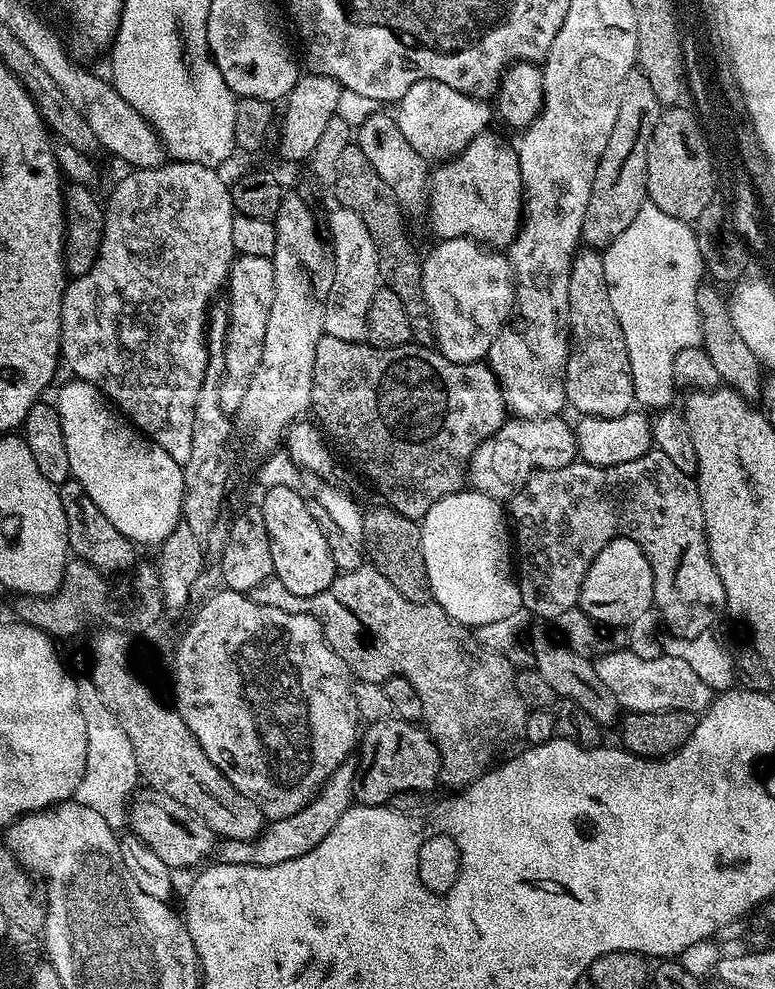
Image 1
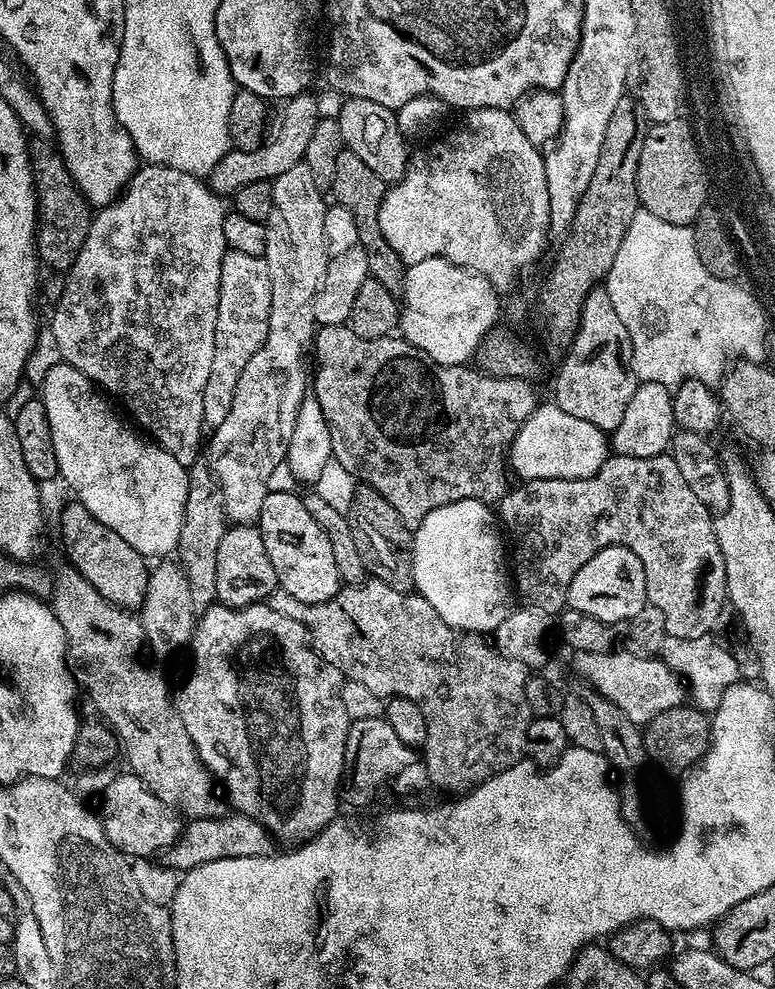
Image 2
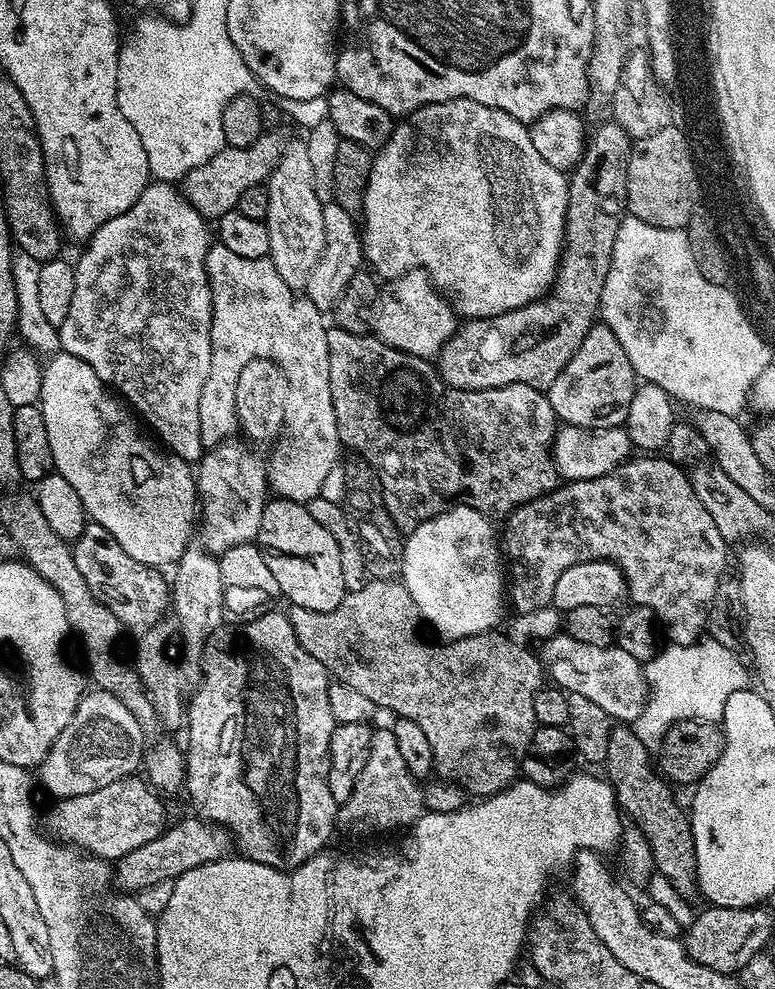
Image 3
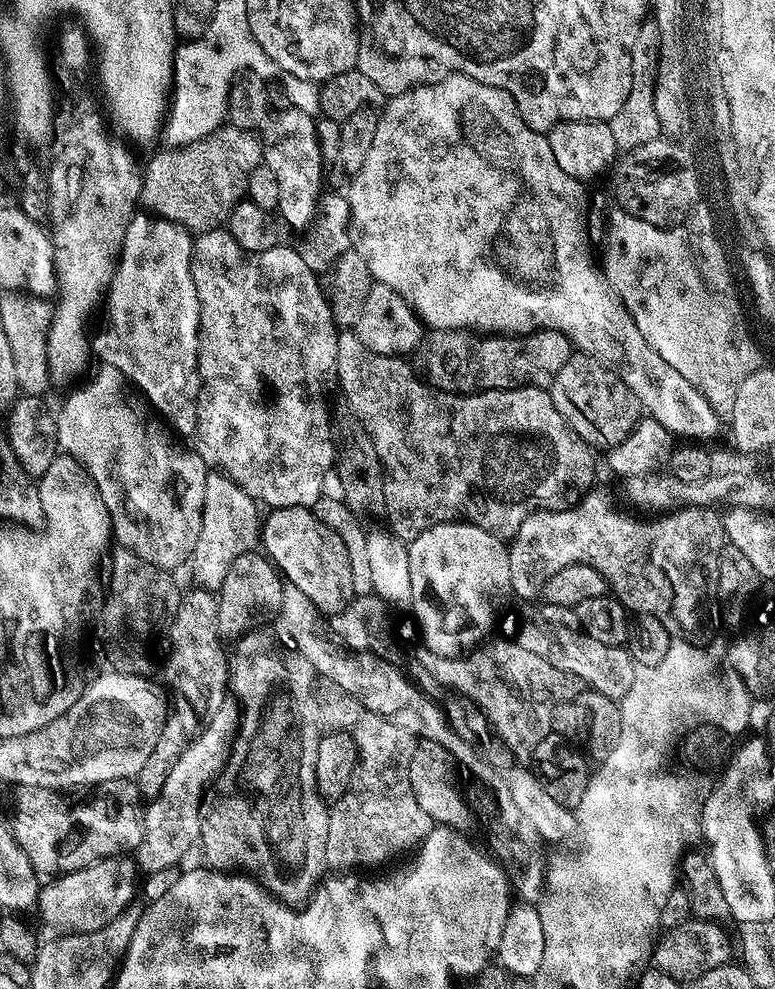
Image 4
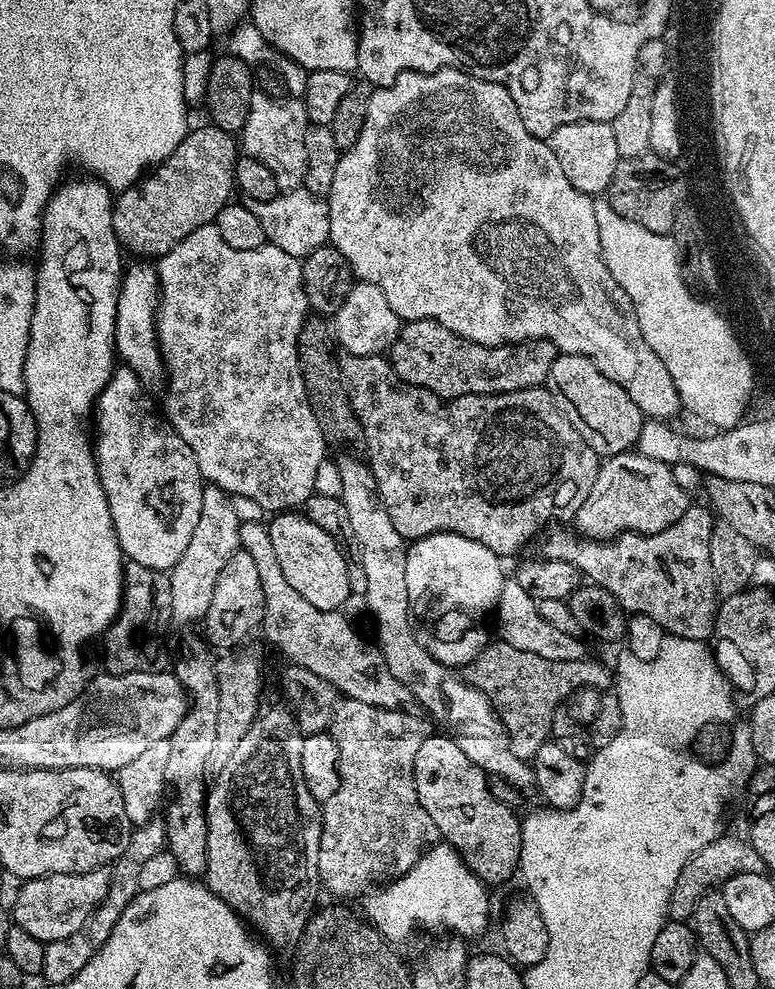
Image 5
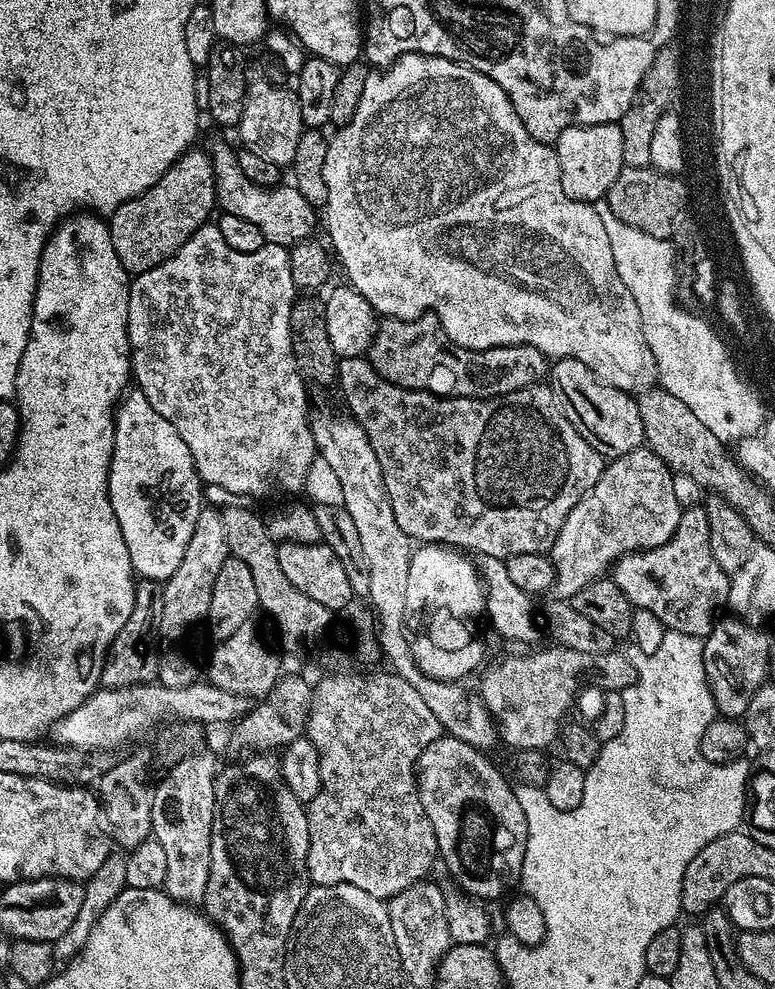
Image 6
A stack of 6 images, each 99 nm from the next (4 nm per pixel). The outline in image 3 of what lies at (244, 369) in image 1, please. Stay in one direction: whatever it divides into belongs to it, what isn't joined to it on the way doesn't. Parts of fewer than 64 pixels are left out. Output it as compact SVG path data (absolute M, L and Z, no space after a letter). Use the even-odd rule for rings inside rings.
M216 242L206 254L206 274L212 291L212 325L210 326L210 374L206 374L206 386L202 386L202 398L198 398L198 422L200 437L205 449L223 444L237 435L236 383L242 366L255 360L276 356L280 348L312 348L312 304L307 298L296 300L297 293L286 282L278 270L274 270L271 259L251 260L233 254Z

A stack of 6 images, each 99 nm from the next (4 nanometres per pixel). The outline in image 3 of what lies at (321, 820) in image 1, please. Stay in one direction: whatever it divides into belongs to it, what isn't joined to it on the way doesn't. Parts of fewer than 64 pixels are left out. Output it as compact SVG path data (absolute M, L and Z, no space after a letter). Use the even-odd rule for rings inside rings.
M188 814L181 824L176 824L173 828L172 825L165 827L160 836L154 838L154 842L146 842L146 846L138 846L138 850L130 850L130 854L115 861L114 884L125 893L135 894L146 886L154 886L154 882L175 882L182 874L186 874L186 870L225 859L233 848L234 841L225 828Z

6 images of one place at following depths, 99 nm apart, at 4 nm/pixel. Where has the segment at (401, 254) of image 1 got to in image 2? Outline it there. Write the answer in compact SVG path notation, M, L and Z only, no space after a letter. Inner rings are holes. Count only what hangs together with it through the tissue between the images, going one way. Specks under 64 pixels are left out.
M344 147L342 154L338 154L334 182L330 189L331 195L336 195L335 203L350 210L350 214L356 219L359 241L366 250L366 261L369 262L369 277L382 282L382 286L386 286L386 290L396 294L401 291L406 265L401 256L394 254L390 242L386 242L386 238L382 238L382 230L378 226L378 210L384 201L385 191L384 180L378 178L378 174L374 174L374 170L370 170L370 166L366 166L366 162L362 162L362 158L358 158L358 154L354 154L349 148Z

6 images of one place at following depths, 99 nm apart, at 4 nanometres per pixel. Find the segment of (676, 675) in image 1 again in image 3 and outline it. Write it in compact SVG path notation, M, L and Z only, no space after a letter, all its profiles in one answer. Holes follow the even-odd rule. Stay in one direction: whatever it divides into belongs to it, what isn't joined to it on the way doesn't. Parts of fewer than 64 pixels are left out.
M561 634L539 645L538 659L555 687L568 694L590 698L590 702L602 706L613 721L634 722L648 702L648 680L641 661L630 658L621 648L586 646L586 642L578 642L578 638Z

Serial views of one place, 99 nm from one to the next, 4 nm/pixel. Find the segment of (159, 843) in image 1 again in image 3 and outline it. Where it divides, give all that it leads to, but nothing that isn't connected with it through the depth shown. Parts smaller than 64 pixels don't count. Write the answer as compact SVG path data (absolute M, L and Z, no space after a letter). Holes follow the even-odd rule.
M135 775L126 776L90 794L57 799L48 812L47 831L57 841L109 862L122 859L130 850L146 846L146 842L154 842L166 827L163 799L143 779L136 779Z

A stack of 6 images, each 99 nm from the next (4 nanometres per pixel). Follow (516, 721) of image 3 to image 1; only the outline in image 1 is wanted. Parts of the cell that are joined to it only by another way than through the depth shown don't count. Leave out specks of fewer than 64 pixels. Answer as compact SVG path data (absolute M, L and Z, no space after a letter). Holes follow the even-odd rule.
M365 566L358 570L340 572L331 586L326 590L322 590L322 594L314 594L313 596L290 594L290 590L286 590L286 586L282 586L282 582L275 578L266 582L258 582L258 586L254 586L254 590L250 595L254 602L258 602L258 606L274 606L274 610L286 610L287 612L309 612L311 616L318 618L318 622L324 628L324 637L328 639L329 646L334 650L334 654L338 654L338 658L342 658L342 662L346 662L346 666L351 670L356 680L383 684L391 676L406 678L410 682L410 686L414 686L414 690L418 690L418 698L422 698L423 723L428 729L428 735L432 737L432 741L435 742L436 748L440 751L440 778L445 785L448 783L452 790L467 788L478 777L486 775L490 769L510 759L511 756L516 755L517 752L525 747L526 718L530 709L524 705L522 698L518 698L518 690L516 689L517 669L513 664L502 654L498 654L489 648L483 648L476 641L475 635L465 625L458 624L455 620L449 618L446 610L442 610L440 604L435 602L415 604L406 598L402 598L402 594L398 594L398 590L394 590L394 586L390 586L390 582L386 582L386 578L377 568Z

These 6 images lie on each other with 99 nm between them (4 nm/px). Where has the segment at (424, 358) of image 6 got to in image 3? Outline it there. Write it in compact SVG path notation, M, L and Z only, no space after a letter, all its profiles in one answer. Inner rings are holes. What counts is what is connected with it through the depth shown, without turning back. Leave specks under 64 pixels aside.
M615 122L607 123L593 136L591 133L584 155L580 157L579 164L571 169L564 248L560 252L560 265L556 267L556 281L551 286L550 294L506 314L487 316L481 320L465 319L434 360L434 367L448 388L490 390L525 384L547 390L554 378L562 374L566 362L574 358L578 346L582 346L582 338L586 338L592 325L597 323L602 286L606 286L606 274L610 274L610 262L614 258L614 238L618 238L618 226L626 212L626 166L634 143L622 126Z

